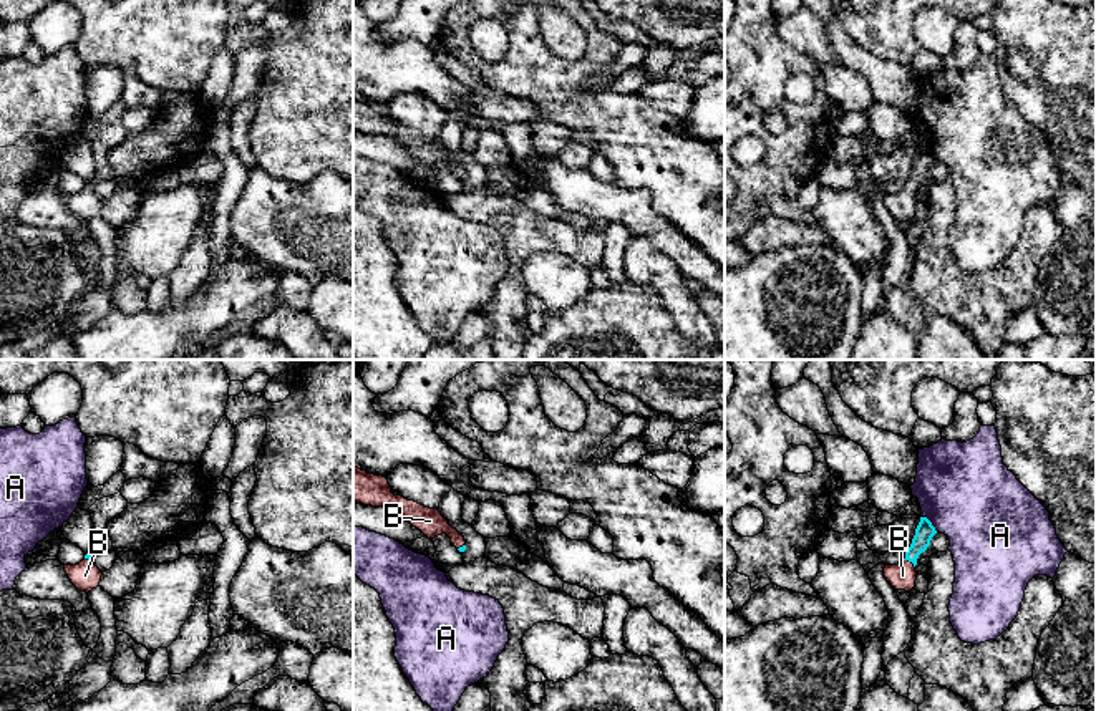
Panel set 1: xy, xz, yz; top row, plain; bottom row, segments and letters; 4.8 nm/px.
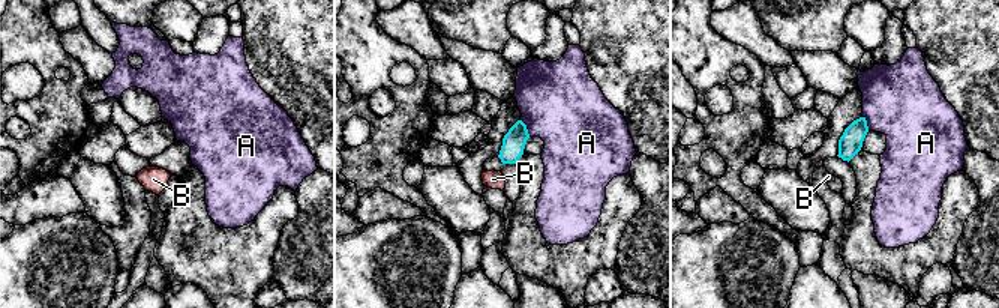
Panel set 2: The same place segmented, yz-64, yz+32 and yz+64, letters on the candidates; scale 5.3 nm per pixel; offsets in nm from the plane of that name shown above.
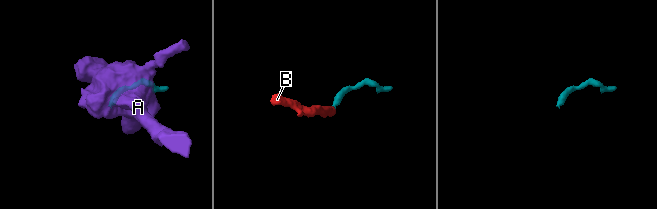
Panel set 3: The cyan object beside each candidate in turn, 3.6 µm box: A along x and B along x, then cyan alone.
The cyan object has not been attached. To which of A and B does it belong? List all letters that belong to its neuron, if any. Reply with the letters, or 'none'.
B

